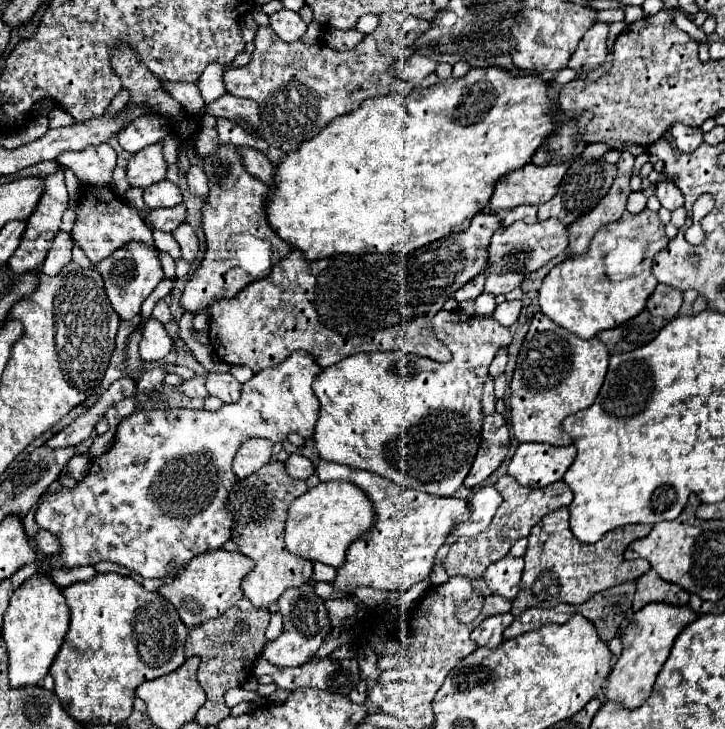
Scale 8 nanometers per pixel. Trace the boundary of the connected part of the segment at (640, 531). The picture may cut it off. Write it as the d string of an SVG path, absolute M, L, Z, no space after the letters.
M566 507L556 509L556 511L548 513L532 529L532 533L528 537L528 551L524 555L526 567L522 573L520 593L512 603L514 617L518 617L522 611L526 611L530 607L548 609L558 603L568 603L568 605L586 603L596 593L606 591L614 585L622 585L626 581L636 581L650 569L650 563L644 559L626 561L624 551L632 541L646 537L650 533L652 525L624 525L624 527L618 527L618 529L606 533L606 537L602 537L602 541L598 541L594 545L584 545L572 535L568 517L570 517L570 513Z

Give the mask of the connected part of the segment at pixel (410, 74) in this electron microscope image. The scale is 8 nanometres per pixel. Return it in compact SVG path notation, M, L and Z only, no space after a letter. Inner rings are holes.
M414 55L412 59L402 61L402 63L394 65L394 71L396 71L396 75L400 75L402 79L406 77L406 81L408 81L410 85L418 87L418 85L420 85L420 81L422 81L424 77L428 77L430 73L434 73L434 71L436 71L436 65L438 65L438 63L436 63L436 61L432 61L430 57Z

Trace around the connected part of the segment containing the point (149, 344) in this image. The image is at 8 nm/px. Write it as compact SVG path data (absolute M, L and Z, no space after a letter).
M148 317L144 321L144 337L140 341L140 357L144 361L158 361L164 359L170 351L172 351L172 339L168 337L164 325L154 319Z

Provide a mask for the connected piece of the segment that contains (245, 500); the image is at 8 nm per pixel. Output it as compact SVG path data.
M270 461L258 473L242 479L234 485L228 497L228 505L234 509L234 525L232 525L232 541L238 545L238 551L250 557L256 567L242 581L244 595L258 609L272 609L288 587L300 587L312 579L312 561L302 559L290 553L284 545L284 525L290 503L308 491L306 483L294 479L286 473L284 463Z

